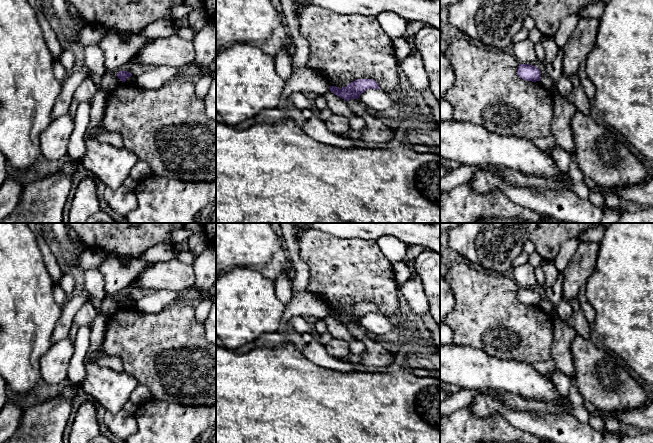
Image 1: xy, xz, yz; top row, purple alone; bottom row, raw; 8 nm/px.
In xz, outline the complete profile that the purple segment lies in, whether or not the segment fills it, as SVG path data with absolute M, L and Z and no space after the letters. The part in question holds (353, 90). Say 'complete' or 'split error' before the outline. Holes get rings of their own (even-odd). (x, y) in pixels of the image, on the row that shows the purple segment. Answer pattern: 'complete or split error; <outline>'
complete; M357 79L342 88L330 86L331 92L346 101L358 99L360 95L368 89L380 89L380 87L373 79Z

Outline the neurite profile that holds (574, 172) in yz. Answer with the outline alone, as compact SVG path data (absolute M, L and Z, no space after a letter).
M575 152L570 154L570 166L567 173L573 184L572 190L579 198L588 200L589 188L583 183L584 175L578 166Z

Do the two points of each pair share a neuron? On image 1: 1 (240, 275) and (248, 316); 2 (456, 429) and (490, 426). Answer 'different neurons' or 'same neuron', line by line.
1: same neuron
2: same neuron

